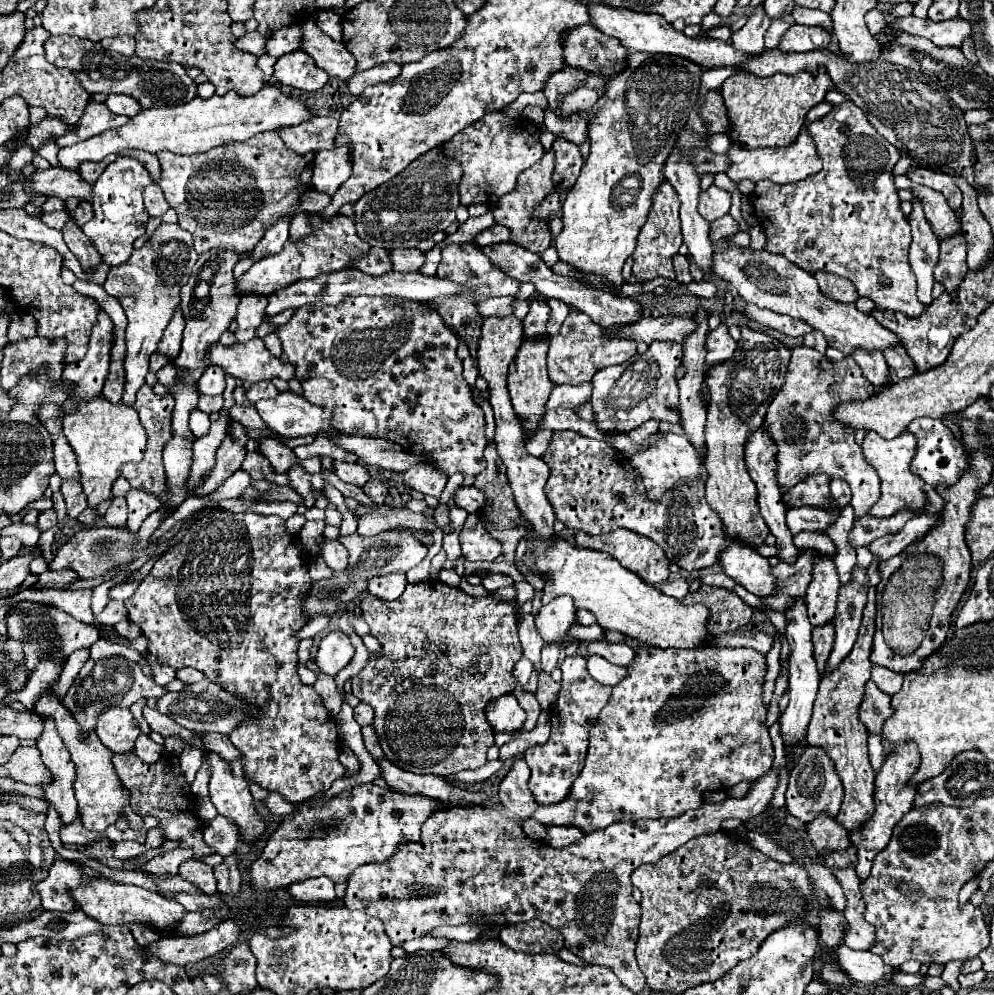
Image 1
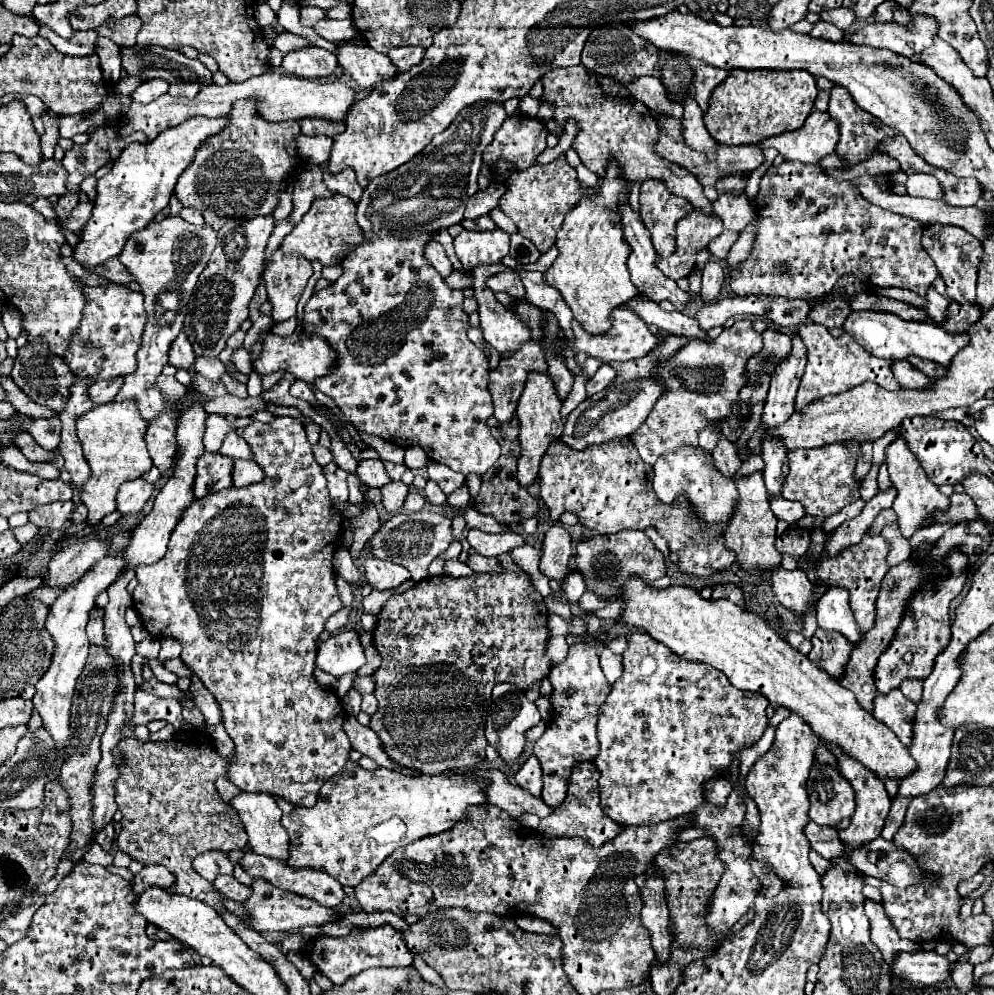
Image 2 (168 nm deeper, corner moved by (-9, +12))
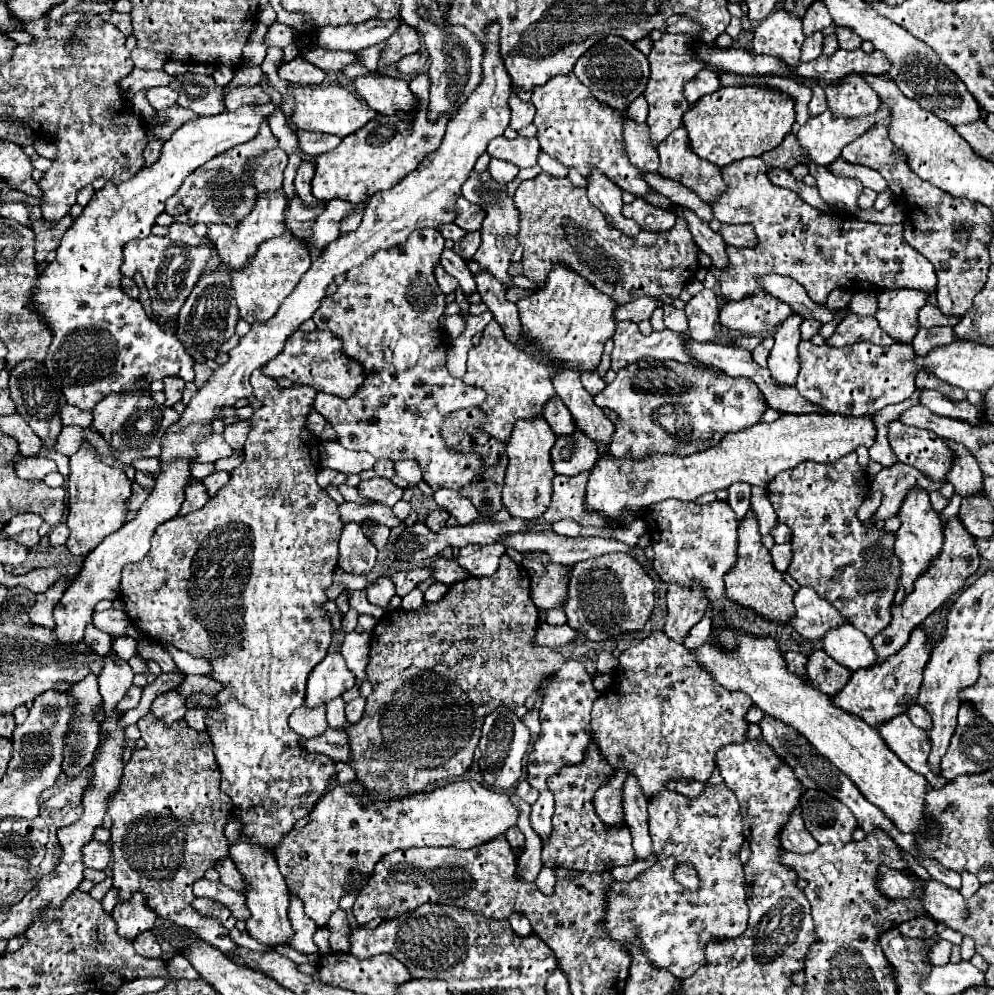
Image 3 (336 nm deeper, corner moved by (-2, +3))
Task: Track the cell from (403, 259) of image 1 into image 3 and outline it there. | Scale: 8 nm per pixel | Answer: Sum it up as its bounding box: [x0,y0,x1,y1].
[435,264,459,294]

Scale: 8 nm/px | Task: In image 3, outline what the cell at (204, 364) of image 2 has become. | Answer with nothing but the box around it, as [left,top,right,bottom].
[33,102,275,410]

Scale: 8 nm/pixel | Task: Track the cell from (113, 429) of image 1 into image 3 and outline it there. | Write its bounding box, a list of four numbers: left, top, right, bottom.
[67,440,133,556]

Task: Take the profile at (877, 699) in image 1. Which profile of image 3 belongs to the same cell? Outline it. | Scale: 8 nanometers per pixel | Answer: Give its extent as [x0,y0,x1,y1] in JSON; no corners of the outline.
[877,714,945,788]

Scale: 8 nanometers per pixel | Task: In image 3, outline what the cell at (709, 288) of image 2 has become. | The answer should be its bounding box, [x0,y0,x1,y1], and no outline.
[685,290,719,342]

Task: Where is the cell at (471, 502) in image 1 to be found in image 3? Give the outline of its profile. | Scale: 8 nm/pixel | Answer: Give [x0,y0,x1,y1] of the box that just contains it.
[425,508,449,530]

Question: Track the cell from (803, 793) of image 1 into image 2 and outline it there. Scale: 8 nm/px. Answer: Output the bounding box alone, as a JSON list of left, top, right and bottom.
[808,767,856,827]

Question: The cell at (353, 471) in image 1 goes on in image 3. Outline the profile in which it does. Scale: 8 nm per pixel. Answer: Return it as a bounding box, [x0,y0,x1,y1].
[359,478,403,506]

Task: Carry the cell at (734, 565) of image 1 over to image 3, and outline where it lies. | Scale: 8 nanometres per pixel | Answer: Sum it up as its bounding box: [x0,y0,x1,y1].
[791,586,845,640]

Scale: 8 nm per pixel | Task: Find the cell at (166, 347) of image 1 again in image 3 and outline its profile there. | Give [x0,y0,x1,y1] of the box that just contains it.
[163,376,185,406]

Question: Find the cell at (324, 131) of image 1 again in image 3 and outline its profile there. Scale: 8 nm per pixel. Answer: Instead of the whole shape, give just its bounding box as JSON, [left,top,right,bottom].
[297,130,341,156]

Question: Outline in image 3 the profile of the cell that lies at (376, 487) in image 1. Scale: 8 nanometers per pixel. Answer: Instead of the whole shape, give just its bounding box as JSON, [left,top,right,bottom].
[373,460,395,478]

